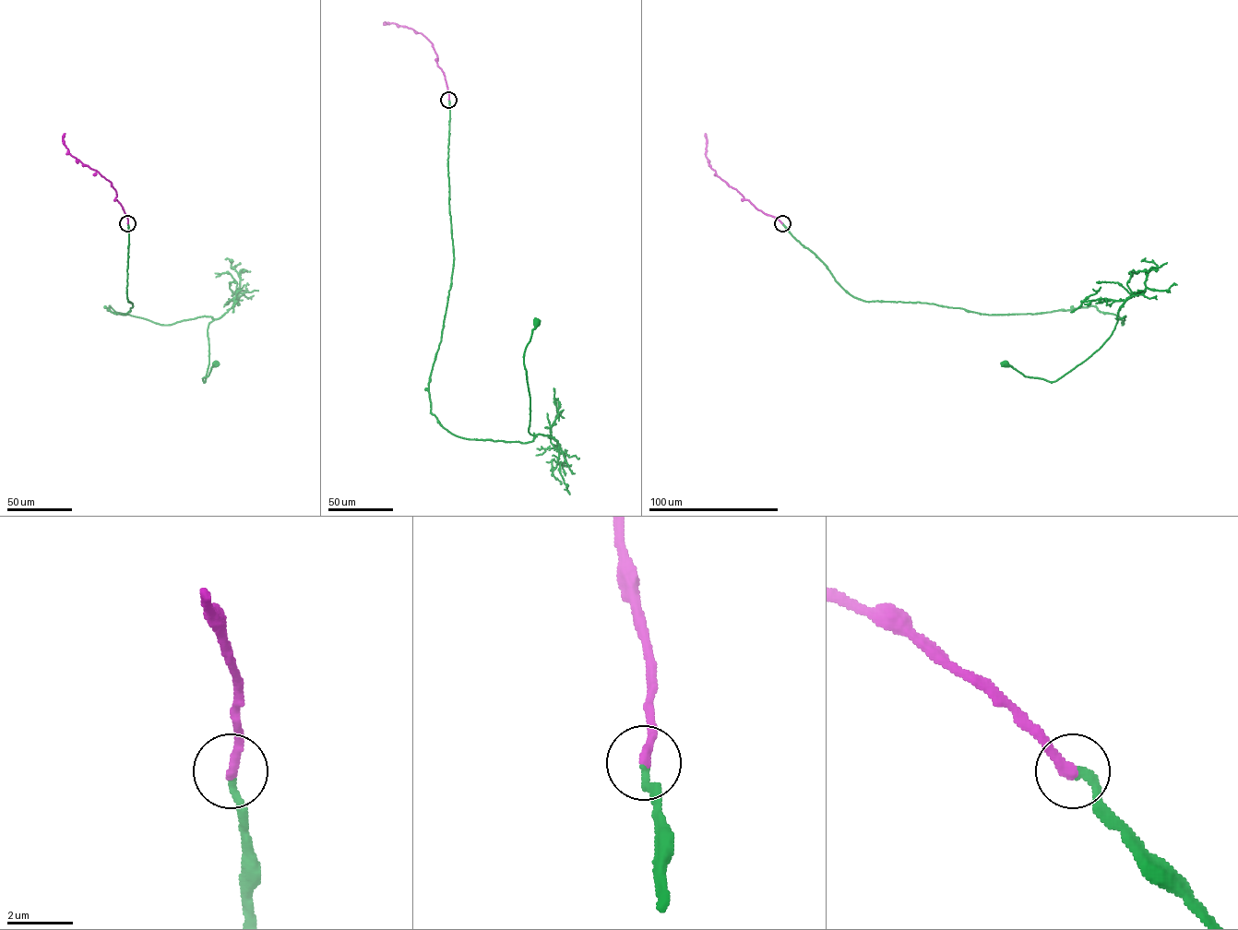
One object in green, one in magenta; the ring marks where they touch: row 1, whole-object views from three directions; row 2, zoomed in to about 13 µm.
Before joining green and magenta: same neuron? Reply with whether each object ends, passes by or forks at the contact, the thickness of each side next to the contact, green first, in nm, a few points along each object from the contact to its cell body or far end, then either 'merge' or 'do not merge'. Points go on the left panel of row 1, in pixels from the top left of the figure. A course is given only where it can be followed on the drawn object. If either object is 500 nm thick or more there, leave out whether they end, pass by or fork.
green ends there; magenta ends there; 240 nm thick on the green side, 320 nm on the other; green runs (127, 223), (126, 294), (133, 305), (125, 315), (107, 310), (160, 324), (210, 316), (204, 382), (216, 364); magenta runs (127, 223), (121, 204), (115, 199), (116, 191), (112, 184), (68, 152), (63, 139), (65, 133); merge

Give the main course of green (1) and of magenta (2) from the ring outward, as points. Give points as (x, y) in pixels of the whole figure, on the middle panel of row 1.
1: (448, 100), (454, 258), (428, 383), (431, 412), (444, 428), (467, 439), (533, 440), (523, 356), (537, 323)
2: (448, 100), (445, 75), (437, 65), (433, 44), (410, 29), (386, 22)

